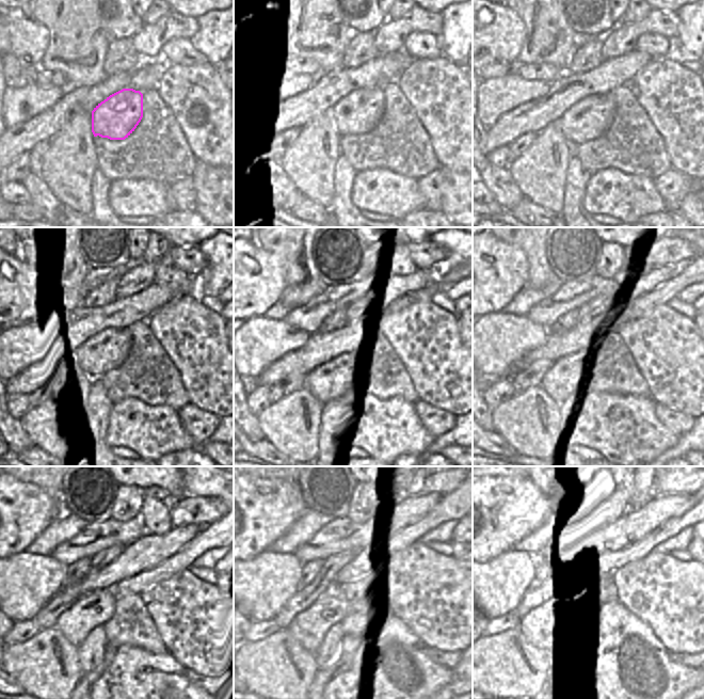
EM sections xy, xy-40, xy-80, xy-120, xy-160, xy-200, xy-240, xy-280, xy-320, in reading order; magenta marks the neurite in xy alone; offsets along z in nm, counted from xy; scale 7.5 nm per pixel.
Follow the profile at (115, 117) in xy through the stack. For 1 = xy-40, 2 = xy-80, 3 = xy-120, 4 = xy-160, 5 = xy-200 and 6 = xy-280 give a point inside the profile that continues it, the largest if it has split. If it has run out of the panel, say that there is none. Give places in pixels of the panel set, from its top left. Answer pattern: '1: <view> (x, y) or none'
1: xy-40 (357, 113)
2: xy-80 (589, 118)
3: xy-120 (110, 354)
4: xy-160 (326, 381)
5: xy-200 (565, 377)
6: xy-280 (308, 628)

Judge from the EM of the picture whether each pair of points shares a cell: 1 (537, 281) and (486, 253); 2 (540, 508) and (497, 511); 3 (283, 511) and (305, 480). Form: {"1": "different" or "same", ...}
{"1": "different", "2": "same", "3": "different"}

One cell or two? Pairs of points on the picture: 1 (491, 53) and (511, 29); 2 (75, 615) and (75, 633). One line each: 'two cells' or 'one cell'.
1: one cell
2: one cell

